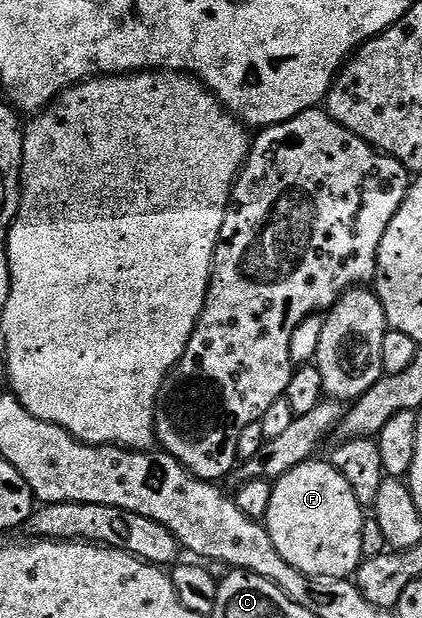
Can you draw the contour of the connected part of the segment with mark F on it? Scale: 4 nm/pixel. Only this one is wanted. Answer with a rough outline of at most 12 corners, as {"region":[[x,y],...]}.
{"region":[[327,460],[272,486],[266,528],[309,579],[351,578],[365,510]]}

